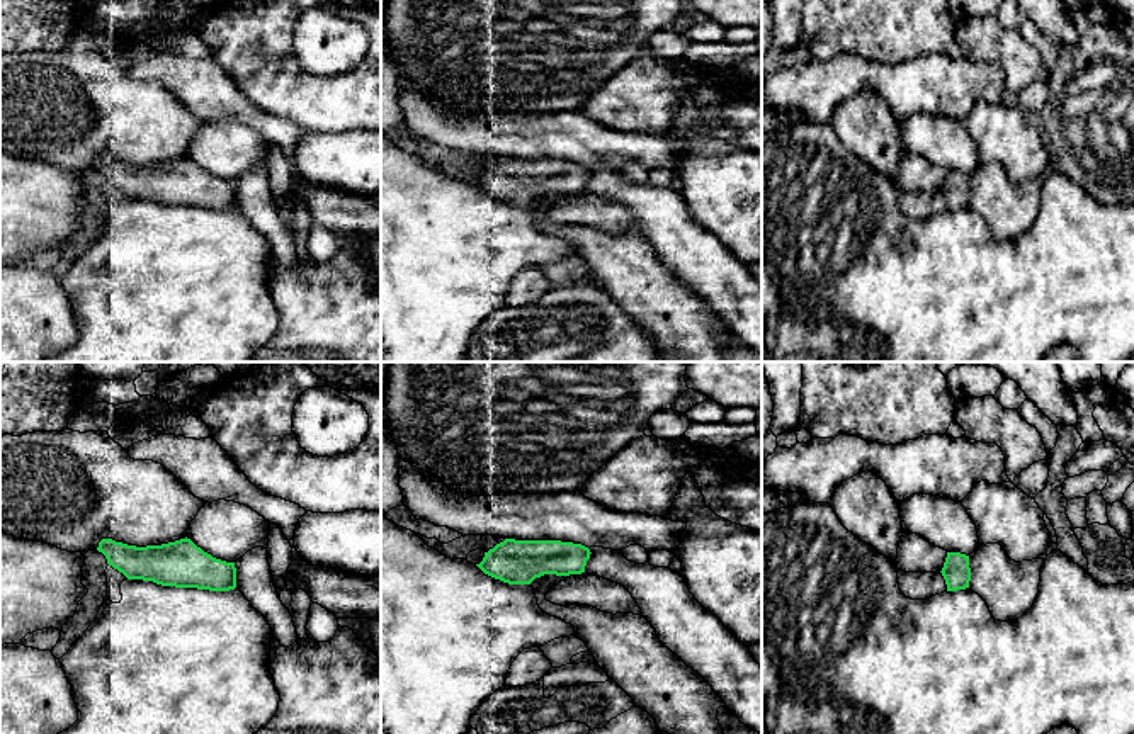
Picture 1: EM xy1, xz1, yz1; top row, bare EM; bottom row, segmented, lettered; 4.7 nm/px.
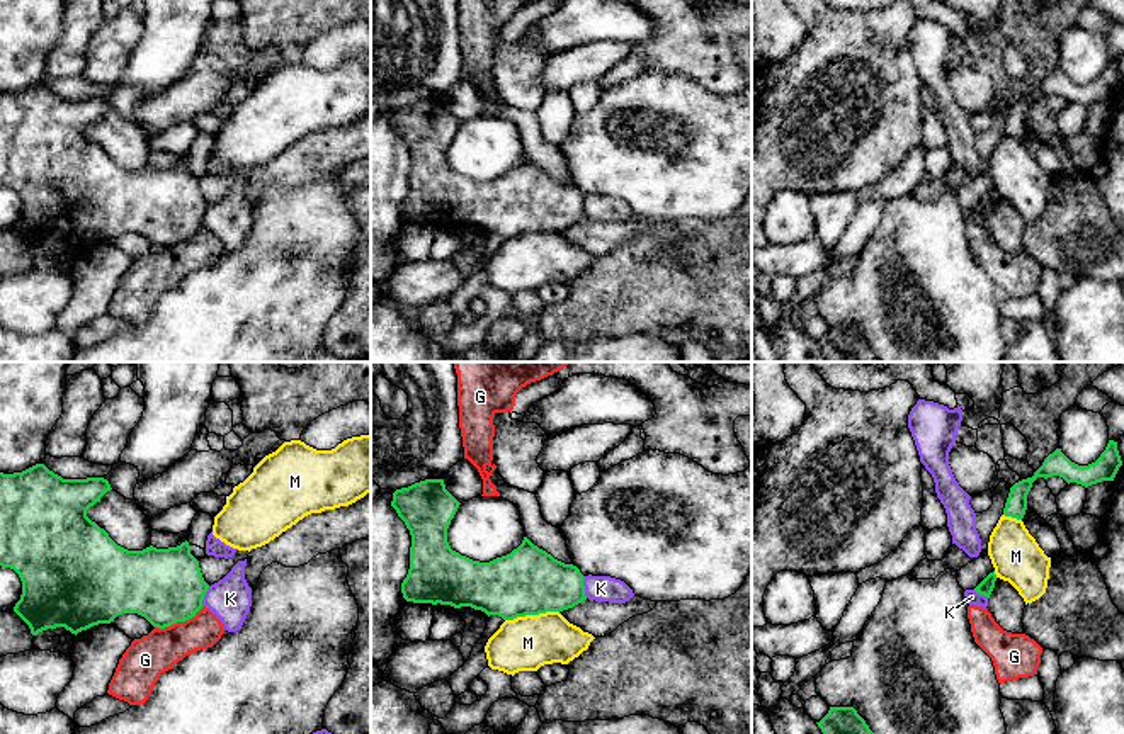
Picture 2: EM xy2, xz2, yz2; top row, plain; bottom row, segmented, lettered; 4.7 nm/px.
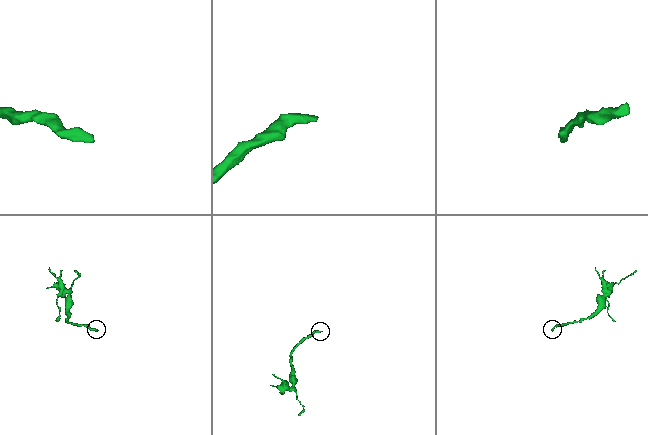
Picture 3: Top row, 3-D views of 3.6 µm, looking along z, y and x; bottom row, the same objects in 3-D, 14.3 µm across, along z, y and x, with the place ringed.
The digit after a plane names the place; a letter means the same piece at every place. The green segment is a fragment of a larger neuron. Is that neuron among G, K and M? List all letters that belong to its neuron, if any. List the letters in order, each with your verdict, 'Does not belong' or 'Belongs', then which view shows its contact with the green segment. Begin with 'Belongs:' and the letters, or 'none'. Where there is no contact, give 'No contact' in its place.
Belongs: none
G: Does not belong. Touches green in xy2
K: Does not belong. Touches green in xz2
M: Does not belong. Touches green in xz2

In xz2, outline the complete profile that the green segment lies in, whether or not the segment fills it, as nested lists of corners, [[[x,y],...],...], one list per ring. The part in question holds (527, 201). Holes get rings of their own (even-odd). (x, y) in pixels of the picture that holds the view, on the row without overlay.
[[[425,99],[393,112],[391,126],[405,141],[412,155],[410,189],[401,202],[406,221],[471,226],[503,240],[546,231],[563,231],[587,219],[583,194],[573,184],[554,178],[534,165],[527,156],[510,173],[490,182],[473,180],[452,170],[447,161],[447,148],[459,121],[446,109],[444,99]]]

